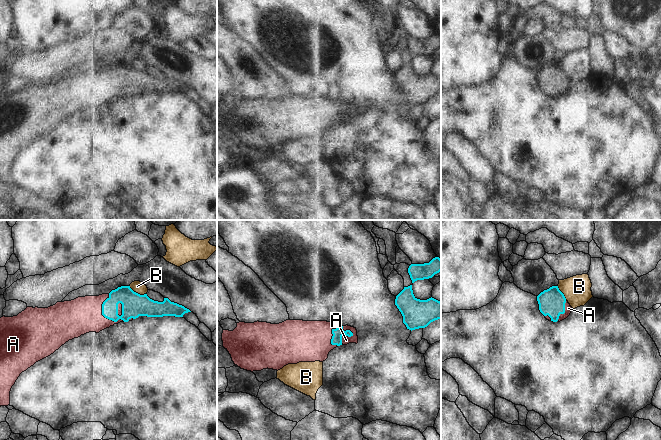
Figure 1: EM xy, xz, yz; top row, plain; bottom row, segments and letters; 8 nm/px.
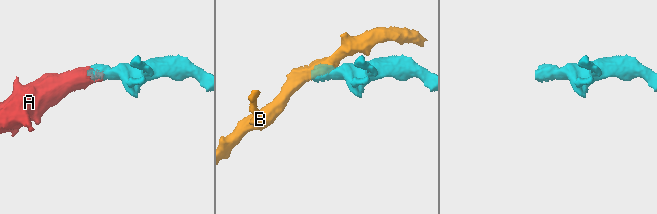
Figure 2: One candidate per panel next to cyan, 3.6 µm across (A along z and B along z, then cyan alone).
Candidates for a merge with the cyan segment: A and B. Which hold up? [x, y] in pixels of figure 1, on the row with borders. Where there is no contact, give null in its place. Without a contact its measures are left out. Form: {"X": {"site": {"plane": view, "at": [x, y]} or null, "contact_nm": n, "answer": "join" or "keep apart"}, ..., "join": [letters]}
{"A": {"site": {"plane": "xy", "at": [103, 315]}, "contact_nm": 240, "answer": "join"}, "B": {"site": {"plane": "xy", "at": [137, 293]}, "contact_nm": 150, "answer": "keep apart"}, "join": ["A"]}

